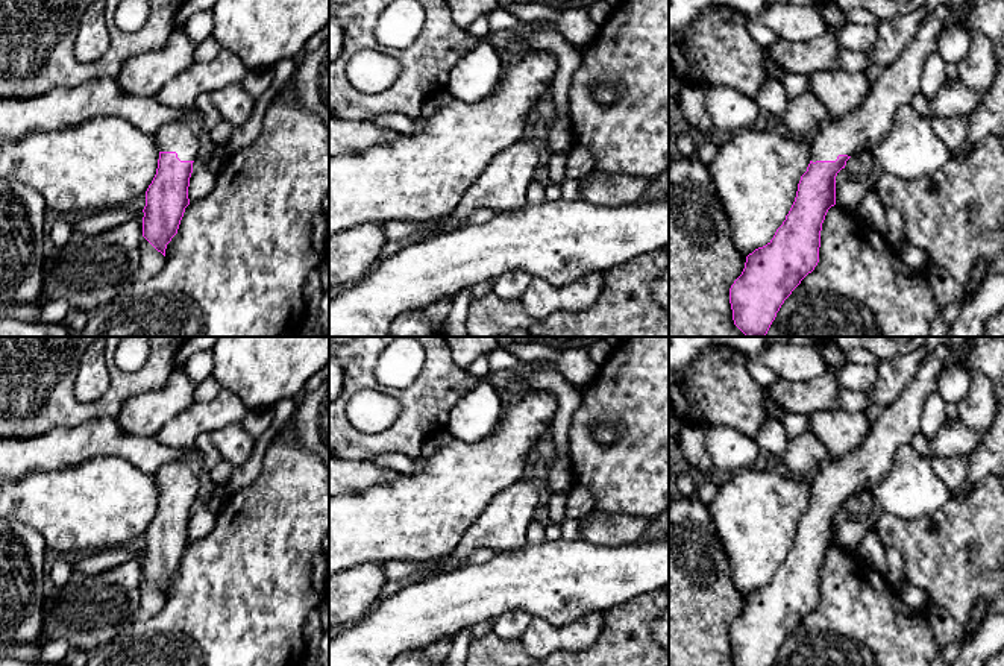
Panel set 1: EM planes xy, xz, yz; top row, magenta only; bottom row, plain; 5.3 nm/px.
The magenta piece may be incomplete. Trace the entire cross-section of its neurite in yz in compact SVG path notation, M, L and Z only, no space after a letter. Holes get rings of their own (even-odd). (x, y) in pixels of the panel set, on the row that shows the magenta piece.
M963 0L957 8L946 3L930 12L921 23L915 38L902 53L886 67L874 82L863 103L842 118L825 121L811 138L811 161L801 176L795 202L773 238L746 256L742 275L729 288L729 303L734 325L746 337L764 337L784 300L814 270L819 262L820 231L825 215L836 205L836 176L852 155L872 153L878 141L890 130L895 112L921 91L925 61L939 52L939 36L952 26L969 29L968 15L972 0Z

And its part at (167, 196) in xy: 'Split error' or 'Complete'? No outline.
Split error

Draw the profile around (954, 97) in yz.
M946 80L936 96L930 99L930 115L931 118L969 117L983 99L984 93L969 88L963 82Z

